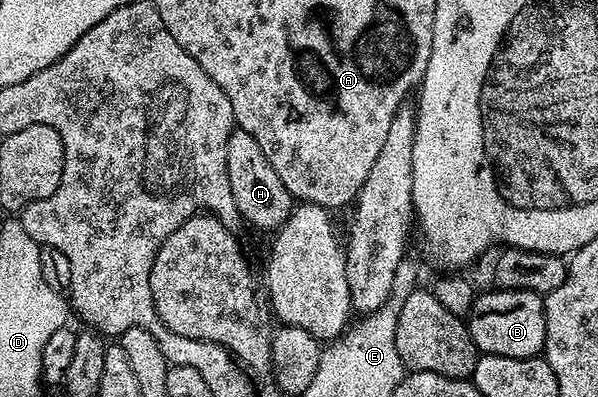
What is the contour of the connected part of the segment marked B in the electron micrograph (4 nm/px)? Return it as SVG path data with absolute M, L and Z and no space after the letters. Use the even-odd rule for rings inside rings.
M490 289L476 294L471 314L466 316L467 330L475 346L485 355L501 357L536 358L545 345L547 322L543 308L544 296L531 291L502 291Z

